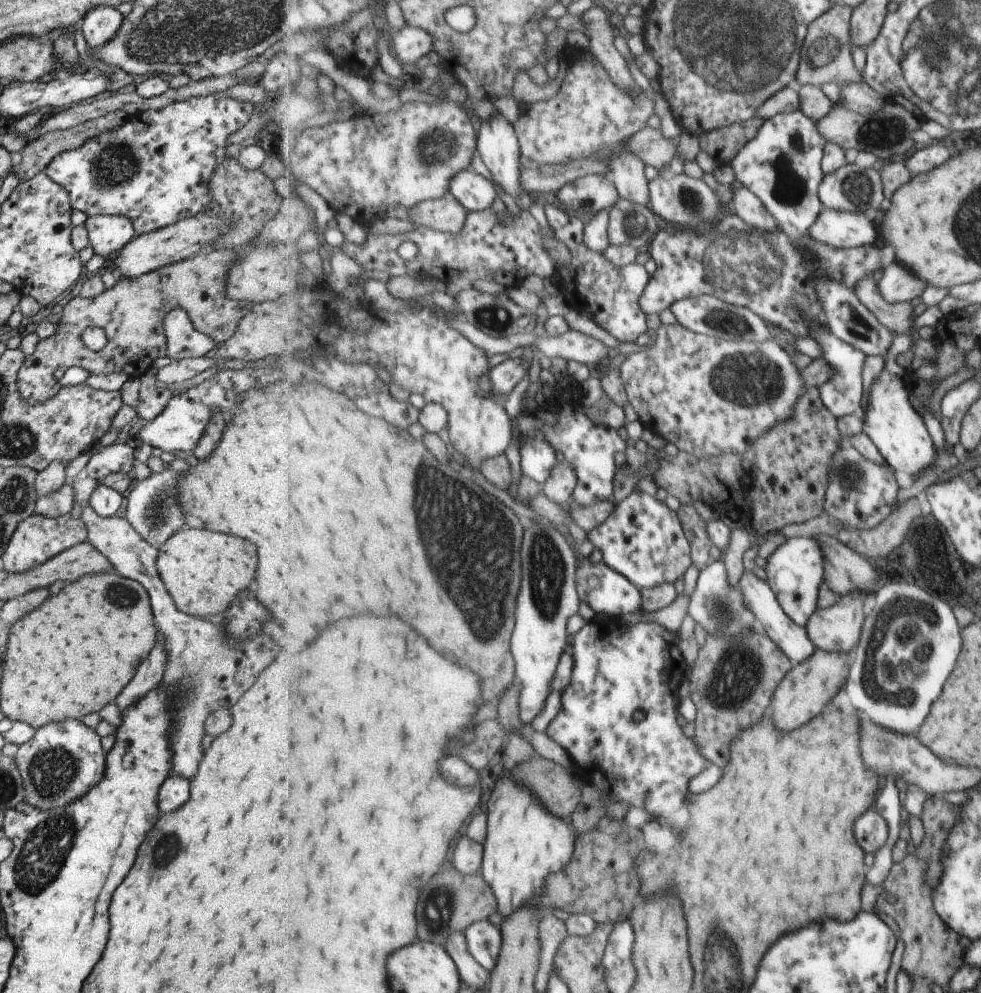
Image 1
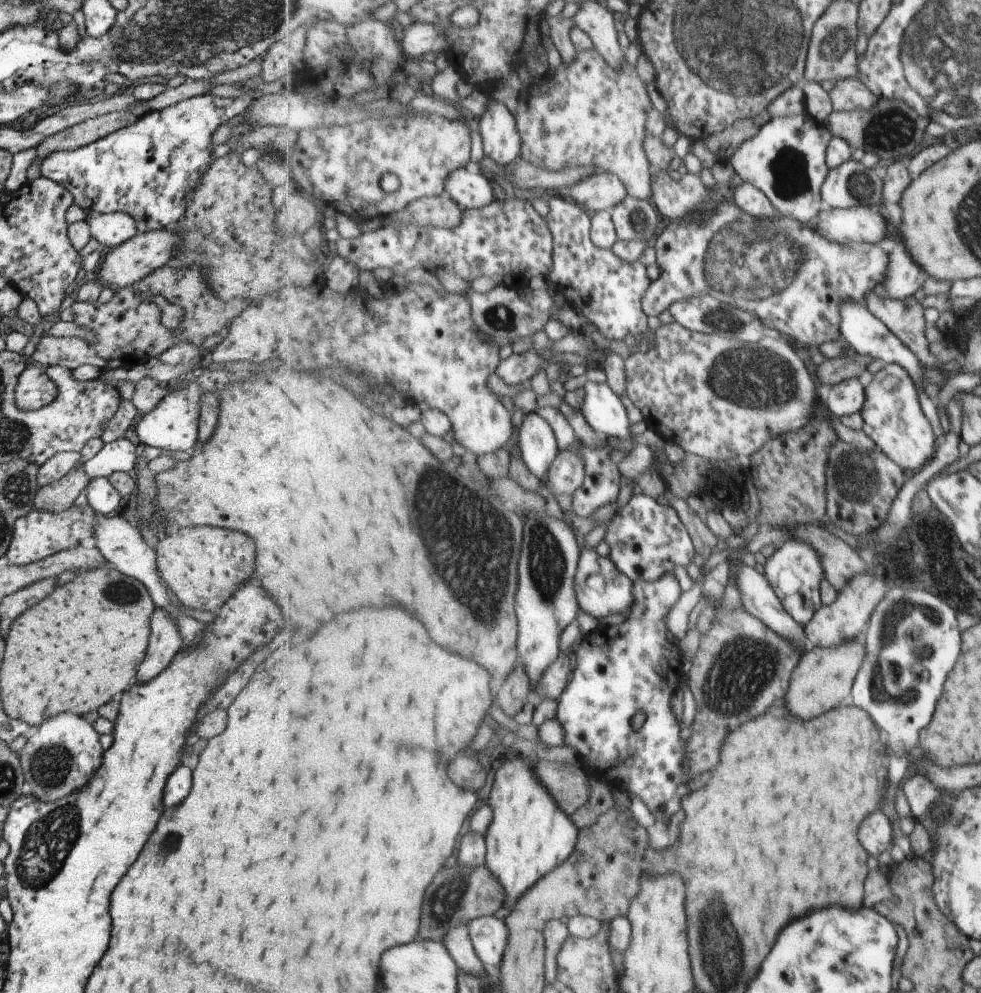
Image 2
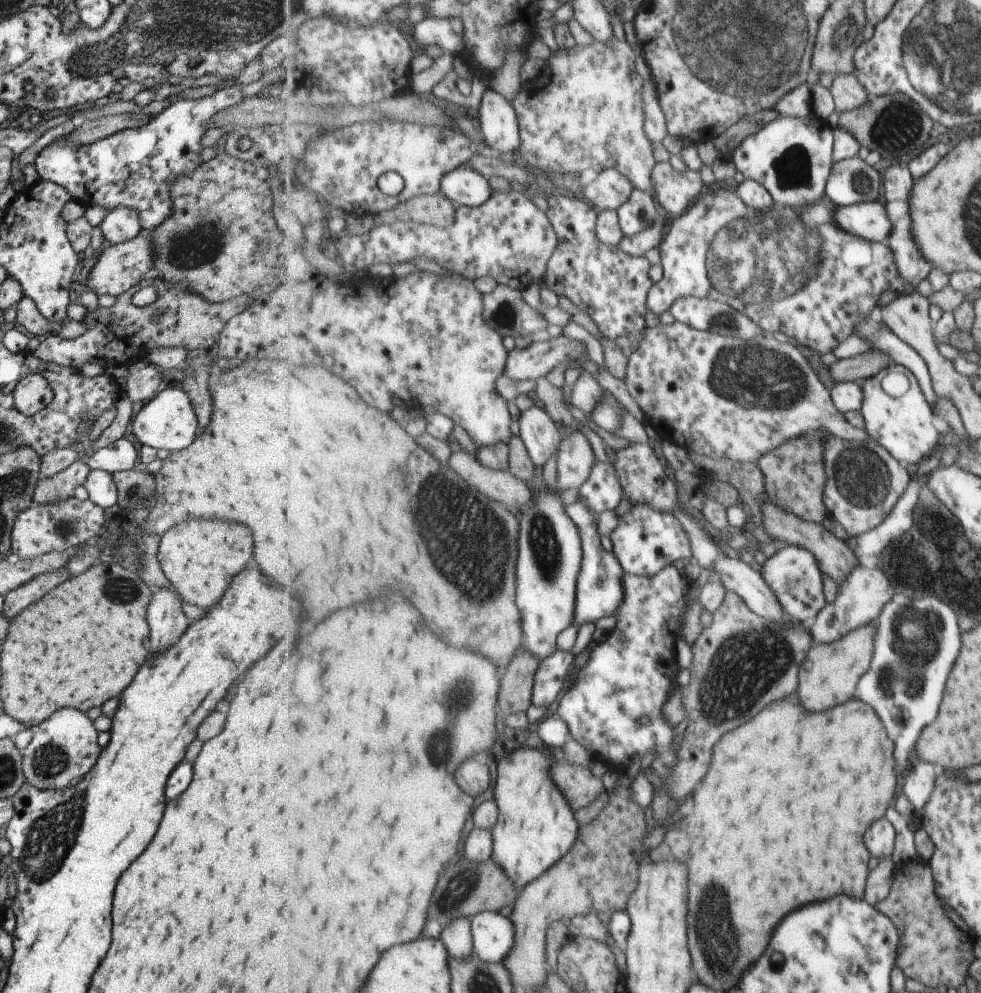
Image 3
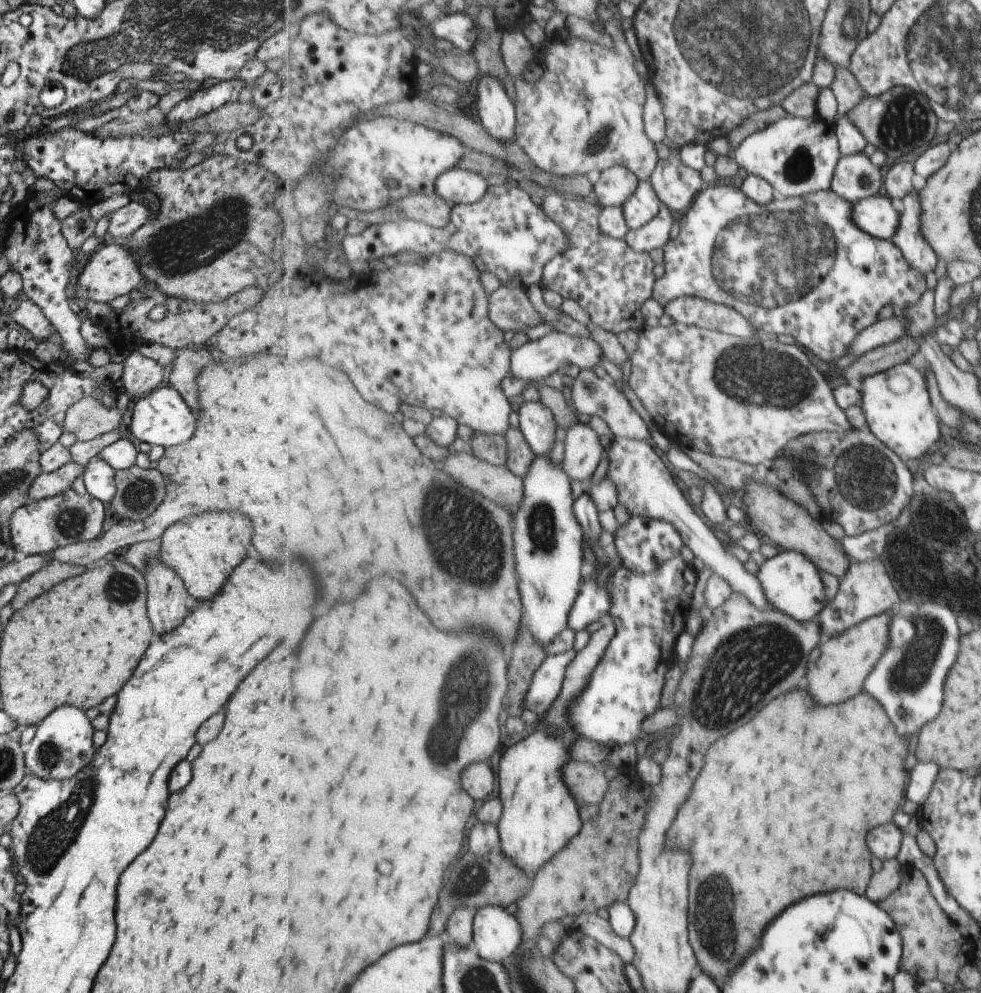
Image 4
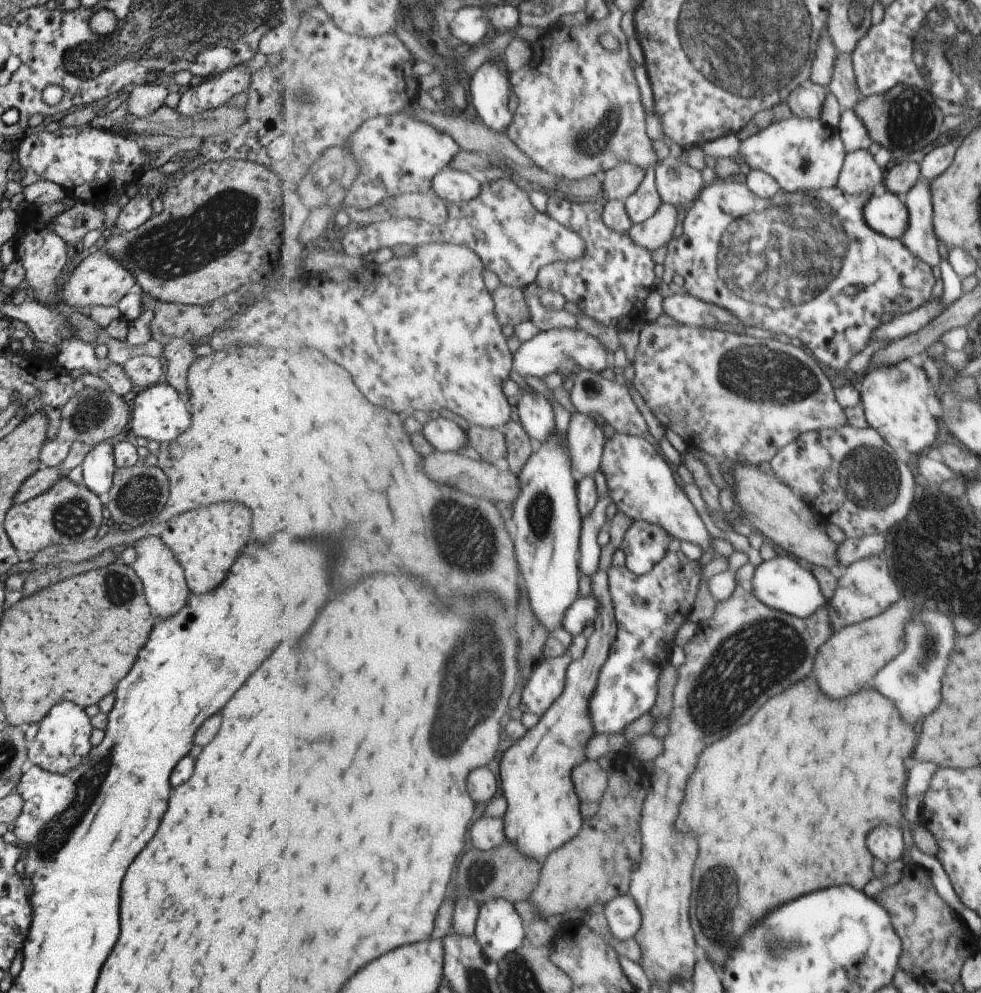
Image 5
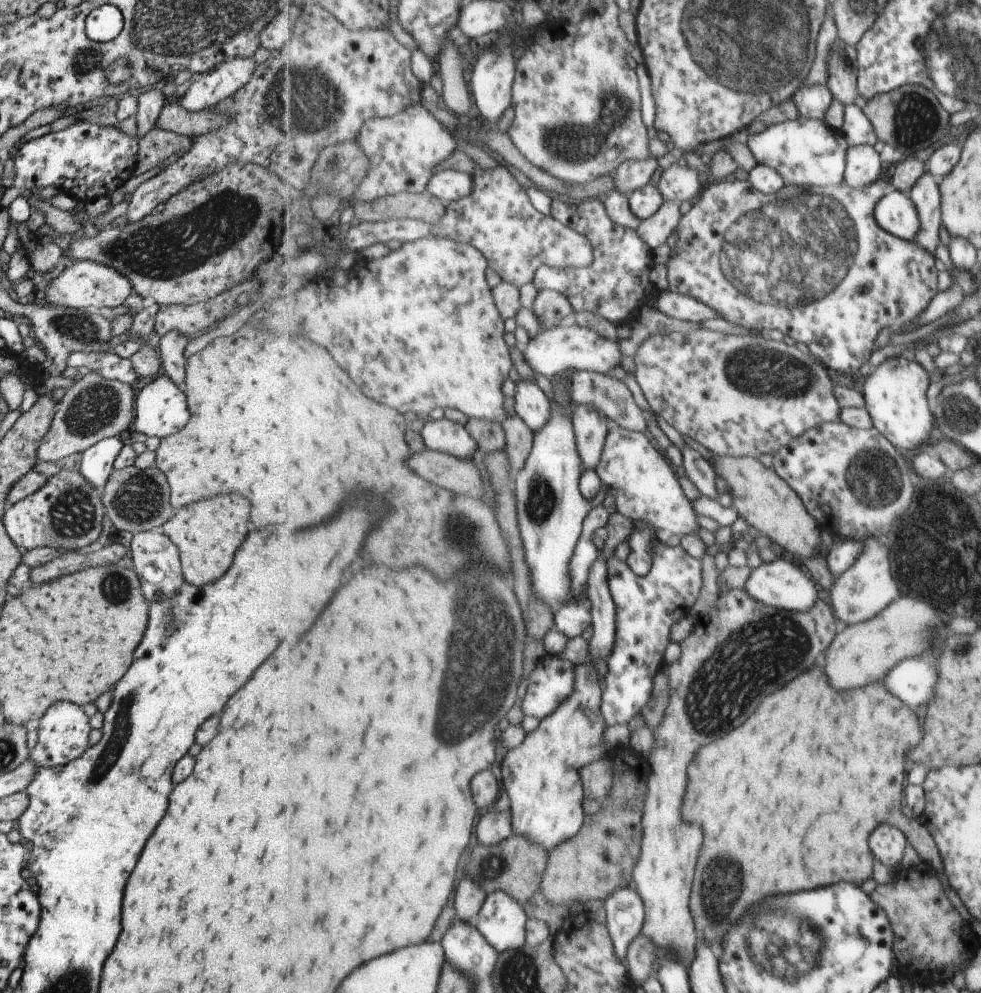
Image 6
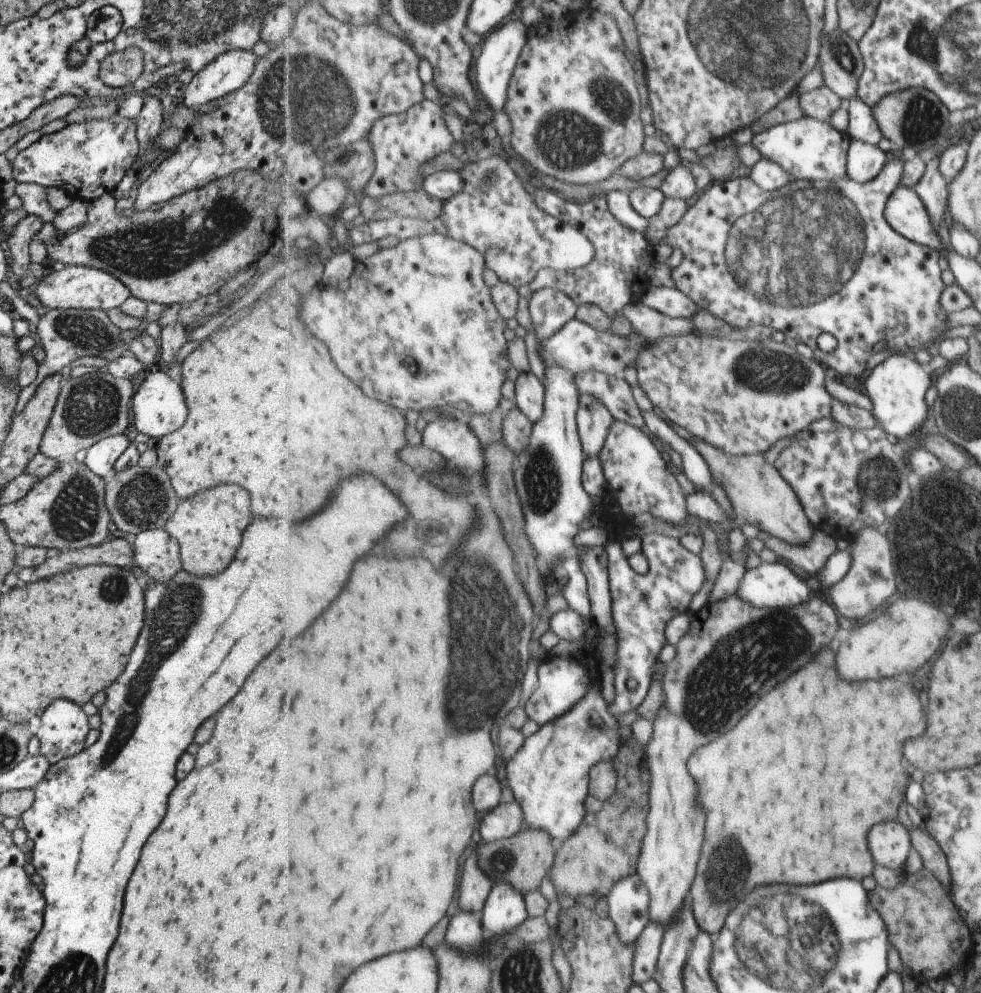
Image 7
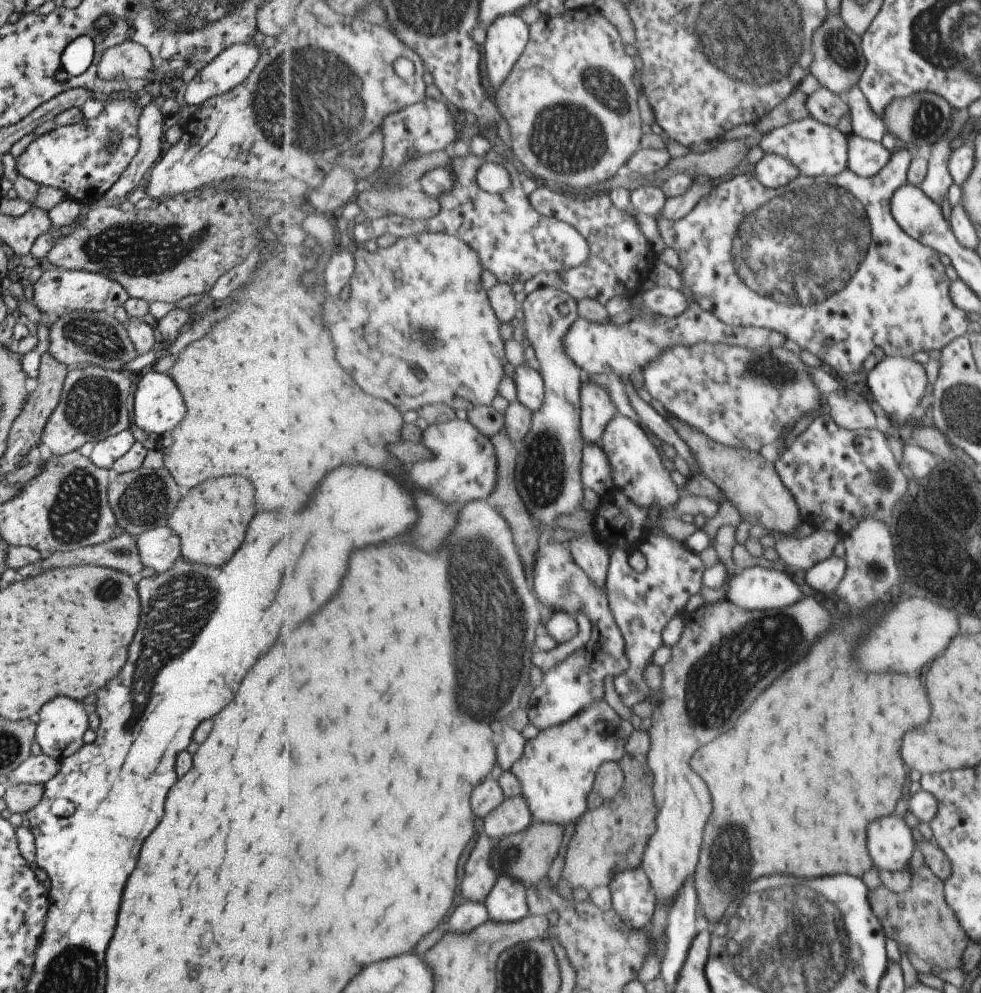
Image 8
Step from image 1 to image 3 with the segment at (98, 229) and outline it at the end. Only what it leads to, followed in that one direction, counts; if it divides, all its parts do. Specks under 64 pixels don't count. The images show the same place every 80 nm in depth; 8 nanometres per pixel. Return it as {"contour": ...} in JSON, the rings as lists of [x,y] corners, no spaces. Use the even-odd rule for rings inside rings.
{"contour":[[[117,207],[109,211],[97,226],[111,245],[132,239],[142,232],[138,212],[129,207]]]}

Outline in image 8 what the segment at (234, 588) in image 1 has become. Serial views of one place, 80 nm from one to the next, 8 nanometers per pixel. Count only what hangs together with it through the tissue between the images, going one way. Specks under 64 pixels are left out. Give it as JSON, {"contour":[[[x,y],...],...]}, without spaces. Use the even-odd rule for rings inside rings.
{"contour":[[[223,476],[202,482],[180,497],[175,510],[169,515],[166,526],[179,539],[181,557],[196,565],[219,566],[241,546],[247,522],[255,512],[253,486],[245,478]]]}

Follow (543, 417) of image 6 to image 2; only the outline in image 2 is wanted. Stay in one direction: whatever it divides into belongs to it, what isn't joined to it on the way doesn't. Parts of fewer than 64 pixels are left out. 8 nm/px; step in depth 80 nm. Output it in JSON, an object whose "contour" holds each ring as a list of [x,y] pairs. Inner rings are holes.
{"contour":[[[534,410],[523,416],[519,428],[520,451],[526,465],[539,477],[549,474],[550,466],[559,454],[557,436],[551,424]]]}

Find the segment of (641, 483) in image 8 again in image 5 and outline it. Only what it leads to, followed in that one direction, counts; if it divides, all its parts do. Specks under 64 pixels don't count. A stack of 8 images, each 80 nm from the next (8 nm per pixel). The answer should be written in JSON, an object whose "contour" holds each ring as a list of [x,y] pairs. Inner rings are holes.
{"contour":[[[615,432],[606,440],[600,470],[605,476],[610,497],[616,503],[617,510],[634,521],[650,522],[662,526],[675,541],[689,541],[698,545],[702,552],[711,546],[711,535],[705,522],[701,520],[697,508],[687,498],[683,487],[675,480],[665,456],[644,438]]]}

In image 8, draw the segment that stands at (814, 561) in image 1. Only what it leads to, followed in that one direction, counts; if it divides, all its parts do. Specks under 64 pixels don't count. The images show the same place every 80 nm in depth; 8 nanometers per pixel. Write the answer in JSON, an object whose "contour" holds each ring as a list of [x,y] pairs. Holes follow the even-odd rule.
{"contour":[[[777,564],[772,566],[755,566],[739,570],[726,588],[726,599],[750,611],[765,609],[784,610],[804,597],[803,590],[797,586],[791,574],[778,570]]]}

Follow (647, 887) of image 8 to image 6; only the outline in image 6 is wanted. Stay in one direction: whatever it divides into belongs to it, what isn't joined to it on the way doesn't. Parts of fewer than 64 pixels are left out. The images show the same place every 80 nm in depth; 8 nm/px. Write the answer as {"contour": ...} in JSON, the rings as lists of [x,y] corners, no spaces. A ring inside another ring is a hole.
{"contour":[[[636,884],[616,890],[604,902],[607,930],[615,946],[617,958],[627,966],[625,955],[629,944],[642,933],[646,923],[646,908]]]}

